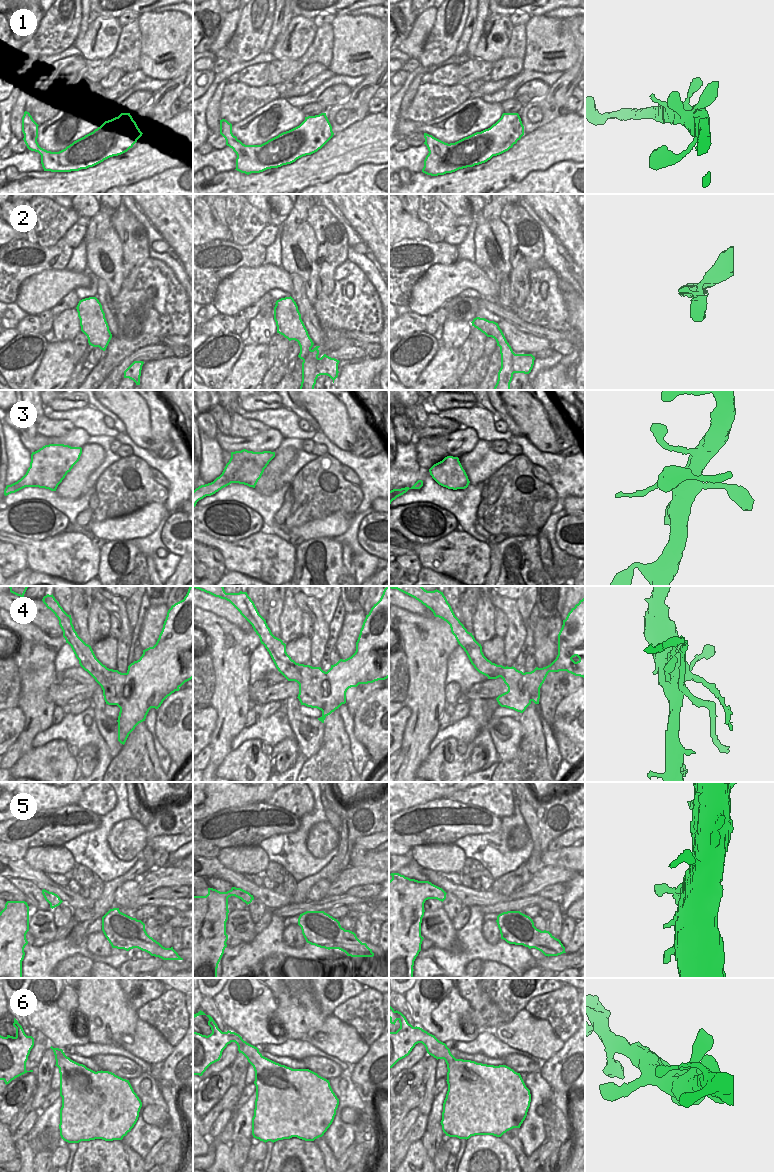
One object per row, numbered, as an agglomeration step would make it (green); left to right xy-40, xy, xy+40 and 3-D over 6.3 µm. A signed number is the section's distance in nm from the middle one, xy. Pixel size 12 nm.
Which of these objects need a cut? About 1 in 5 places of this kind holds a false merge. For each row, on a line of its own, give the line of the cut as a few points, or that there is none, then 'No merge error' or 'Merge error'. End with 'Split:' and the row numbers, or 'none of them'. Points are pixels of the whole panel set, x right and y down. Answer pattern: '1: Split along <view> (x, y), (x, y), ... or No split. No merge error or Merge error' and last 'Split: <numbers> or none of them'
1: No split. No merge error
2: No split. No merge error
3: No split. No merge error
4: Split along xy (326, 672), (320, 695), (327, 703), (321, 710). Merge error
5: No split. No merge error
6: No split. No merge error
Split: 4.

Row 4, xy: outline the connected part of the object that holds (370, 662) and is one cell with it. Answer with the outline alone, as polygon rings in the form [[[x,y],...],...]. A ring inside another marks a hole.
[[[387,586],[380,600],[374,604],[363,622],[355,653],[343,660],[340,659],[326,672],[327,679],[322,682],[320,693],[328,702],[322,710],[322,716],[318,718],[324,723],[325,718],[346,703],[346,692],[351,687],[359,684],[373,683],[385,680],[389,677],[389,586]]]

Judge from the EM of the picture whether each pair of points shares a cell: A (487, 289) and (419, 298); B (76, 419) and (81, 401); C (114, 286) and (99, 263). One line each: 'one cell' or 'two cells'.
A: one cell
B: two cells
C: one cell

